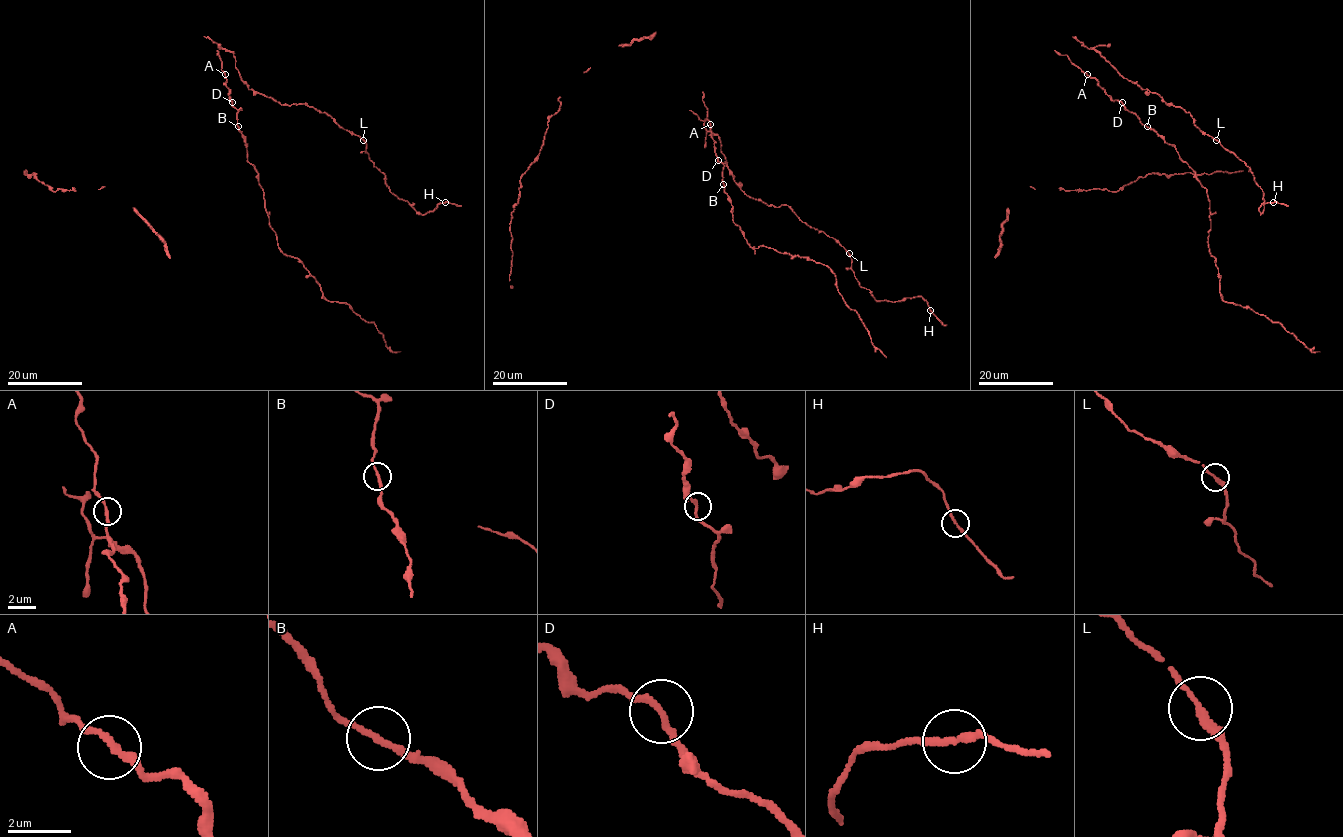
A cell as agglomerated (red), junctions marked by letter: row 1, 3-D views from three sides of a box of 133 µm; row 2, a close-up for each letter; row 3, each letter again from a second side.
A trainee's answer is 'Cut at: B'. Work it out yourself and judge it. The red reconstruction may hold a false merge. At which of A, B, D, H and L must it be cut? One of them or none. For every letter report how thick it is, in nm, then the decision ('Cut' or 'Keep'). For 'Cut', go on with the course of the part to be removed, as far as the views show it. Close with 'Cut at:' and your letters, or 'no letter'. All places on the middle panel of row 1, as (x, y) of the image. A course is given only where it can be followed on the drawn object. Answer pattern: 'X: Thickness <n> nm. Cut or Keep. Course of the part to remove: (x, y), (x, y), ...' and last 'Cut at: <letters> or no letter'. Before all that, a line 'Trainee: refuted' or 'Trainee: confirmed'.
Trainee: refuted
A: Thickness 220 nm. Keep
B: Thickness 200 nm. Keep
D: Thickness 200 nm. Keep
H: Thickness 190 nm. Keep
L: Thickness 220 nm. Keep
Cut at: no letter

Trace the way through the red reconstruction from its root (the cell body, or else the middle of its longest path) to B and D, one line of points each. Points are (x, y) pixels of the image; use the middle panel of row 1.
B: (710, 124), (717, 160), (724, 165), (724, 184)
D: (710, 124), (718, 160)

